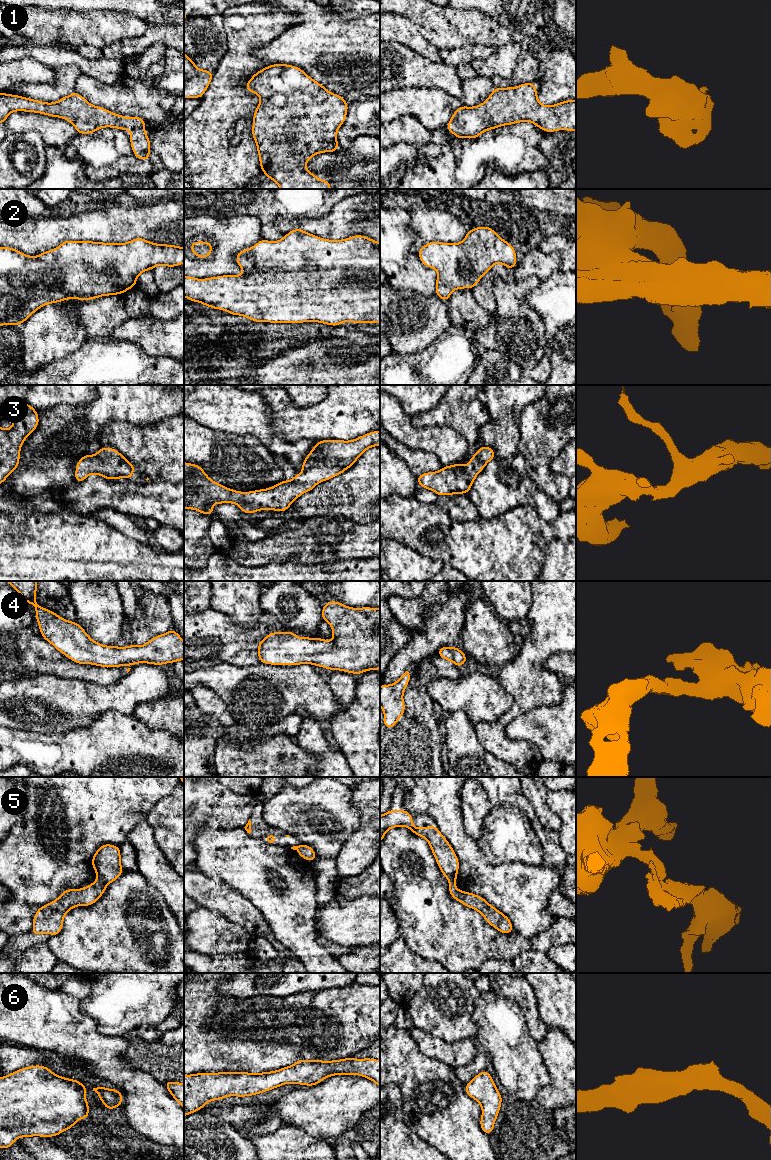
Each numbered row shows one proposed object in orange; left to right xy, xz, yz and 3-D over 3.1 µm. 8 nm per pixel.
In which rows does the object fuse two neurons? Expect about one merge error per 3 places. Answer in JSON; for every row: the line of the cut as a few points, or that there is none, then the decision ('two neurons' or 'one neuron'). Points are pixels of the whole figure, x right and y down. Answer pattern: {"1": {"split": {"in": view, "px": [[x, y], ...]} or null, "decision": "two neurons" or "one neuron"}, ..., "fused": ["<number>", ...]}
{"1": {"split": null, "decision": "one neuron"}, "2": {"split": null, "decision": "one neuron"}, "3": {"split": null, "decision": "one neuron"}, "4": {"split": null, "decision": "one neuron"}, "5": {"split": {"in": "xy", "px": [[99, 877], [106, 884]]}, "decision": "two neurons"}, "6": {"split": null, "decision": "one neuron"}, "fused": ["5"]}

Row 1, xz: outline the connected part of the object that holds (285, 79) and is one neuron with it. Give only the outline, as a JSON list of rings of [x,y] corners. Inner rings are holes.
[[[272,64],[256,72],[245,88],[260,96],[260,103],[253,115],[252,136],[256,142],[263,174],[275,181],[280,189],[331,189],[330,181],[319,180],[306,170],[308,160],[319,153],[336,152],[339,149],[337,130],[345,122],[349,104],[342,96],[329,93],[302,69],[287,64]]]

